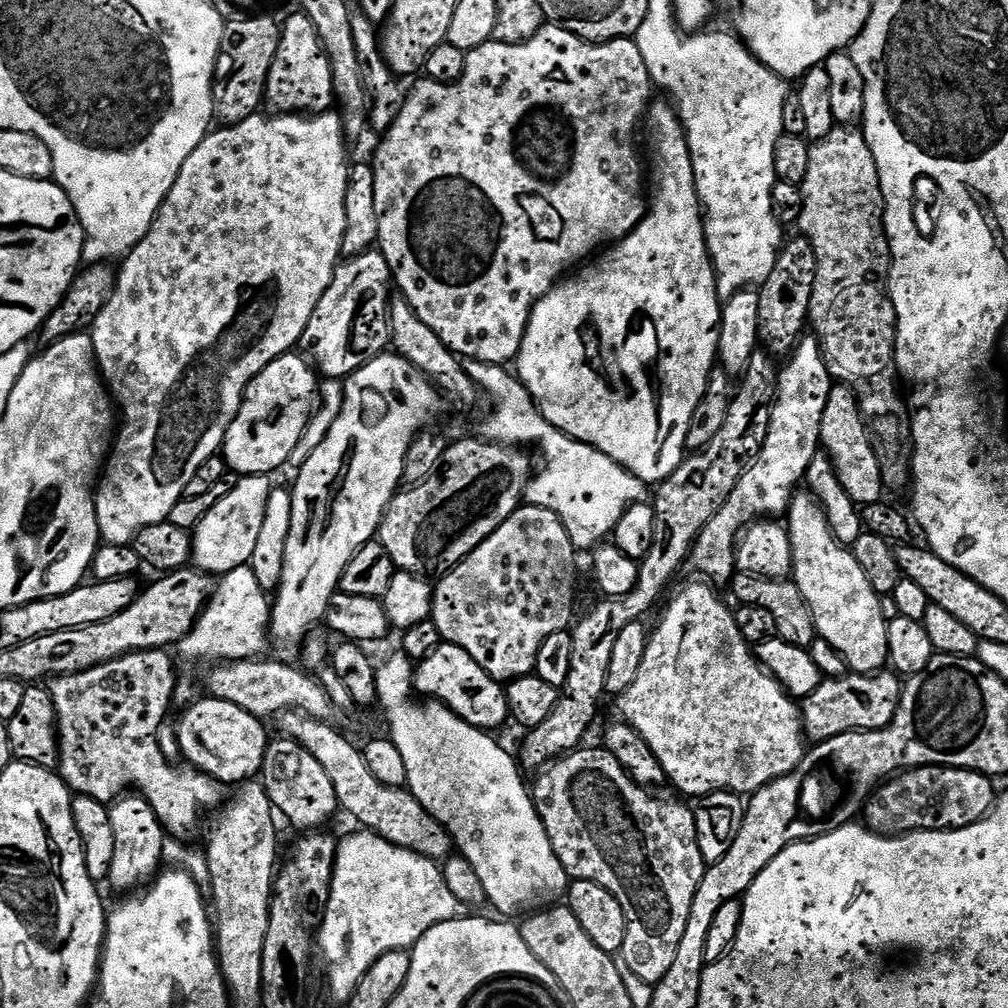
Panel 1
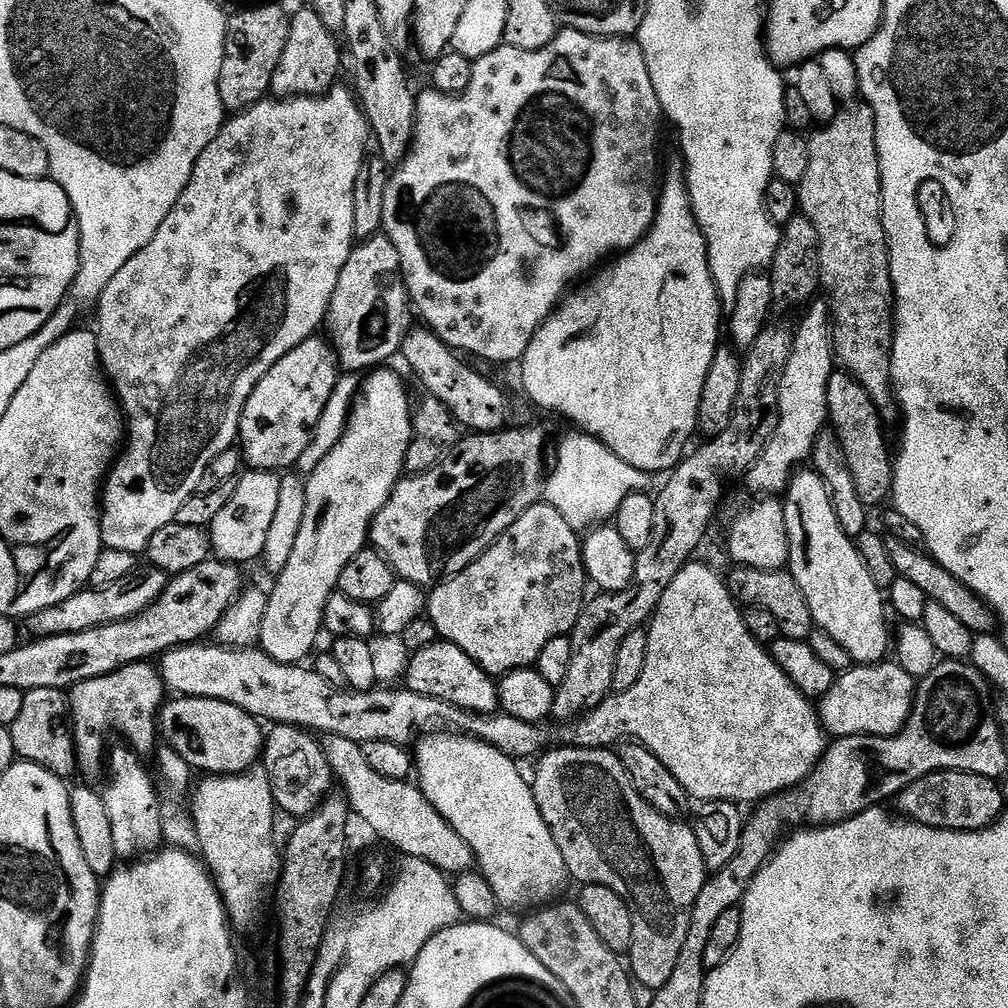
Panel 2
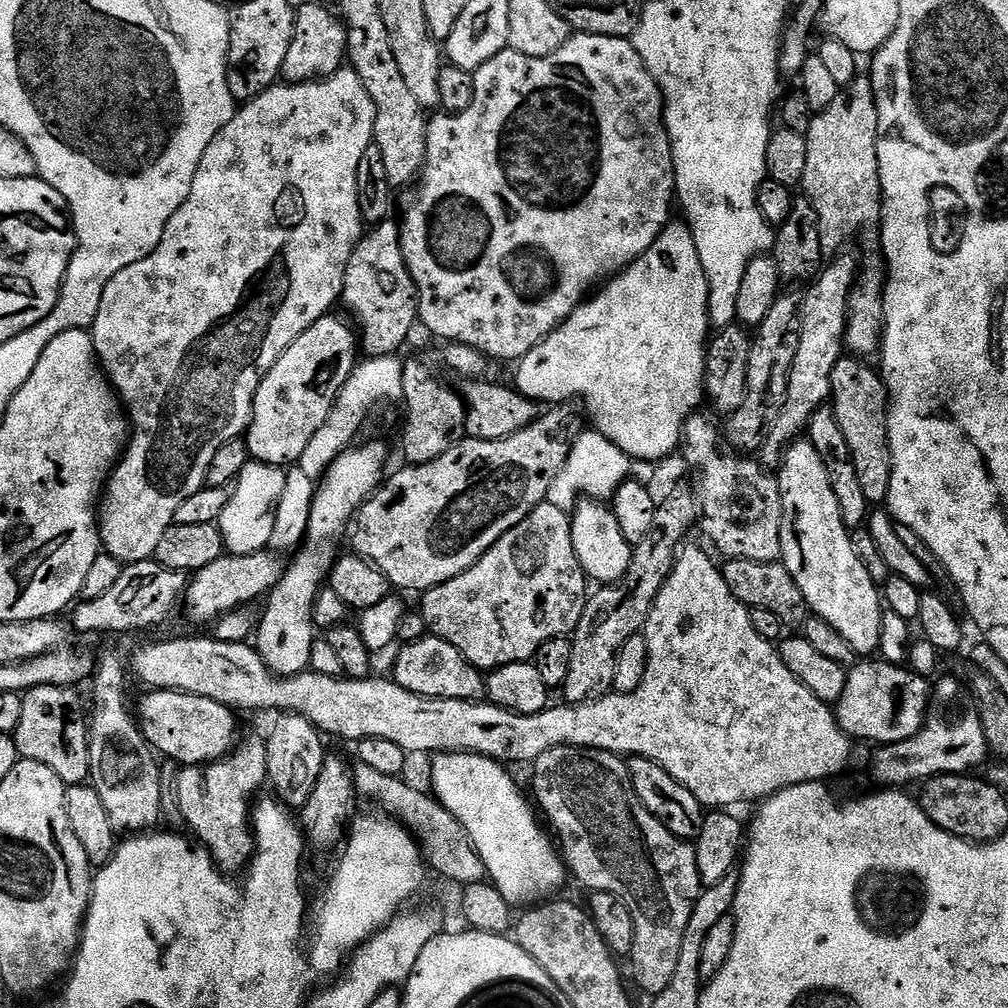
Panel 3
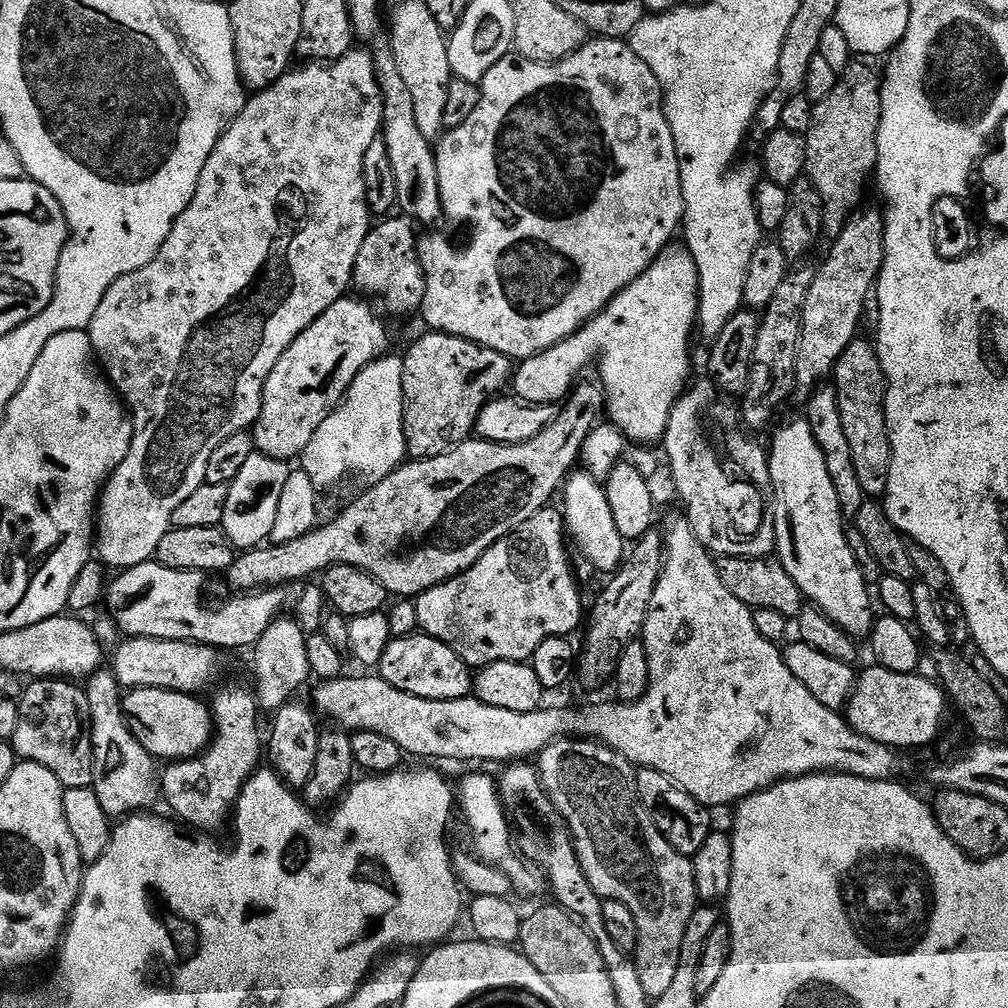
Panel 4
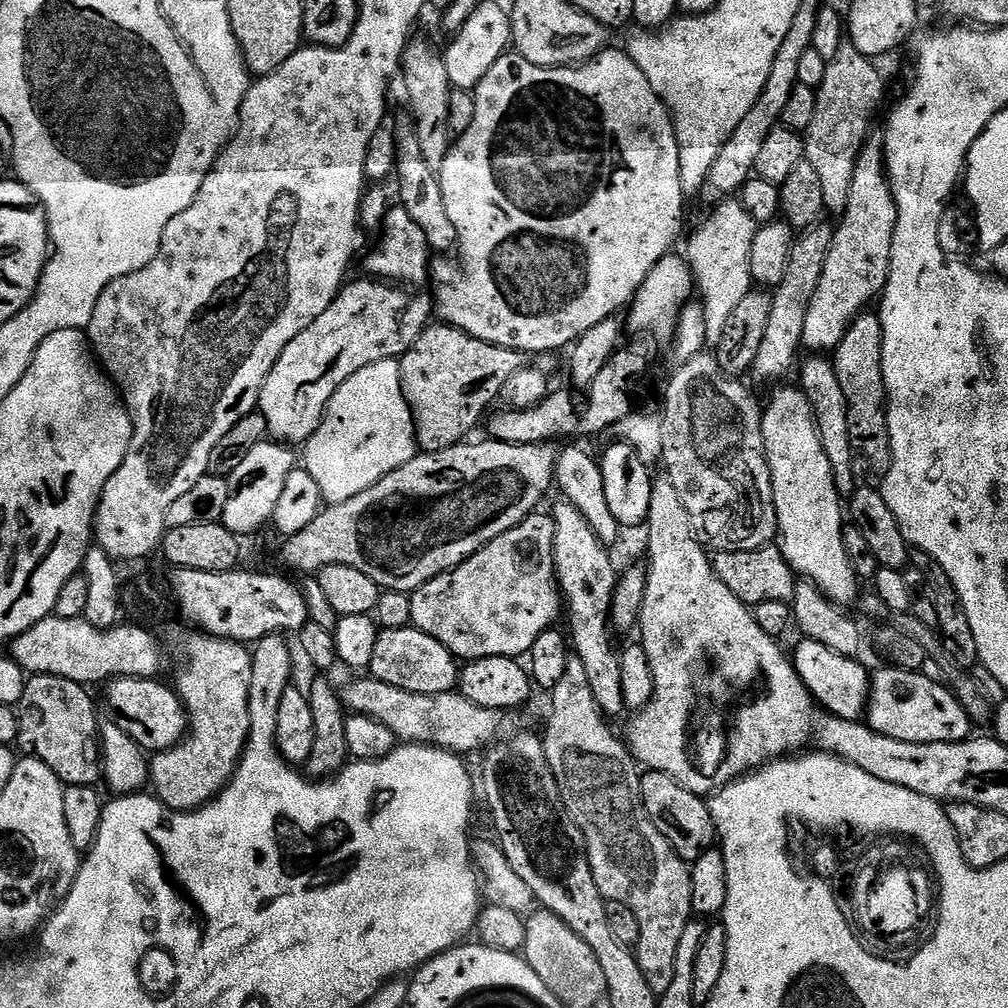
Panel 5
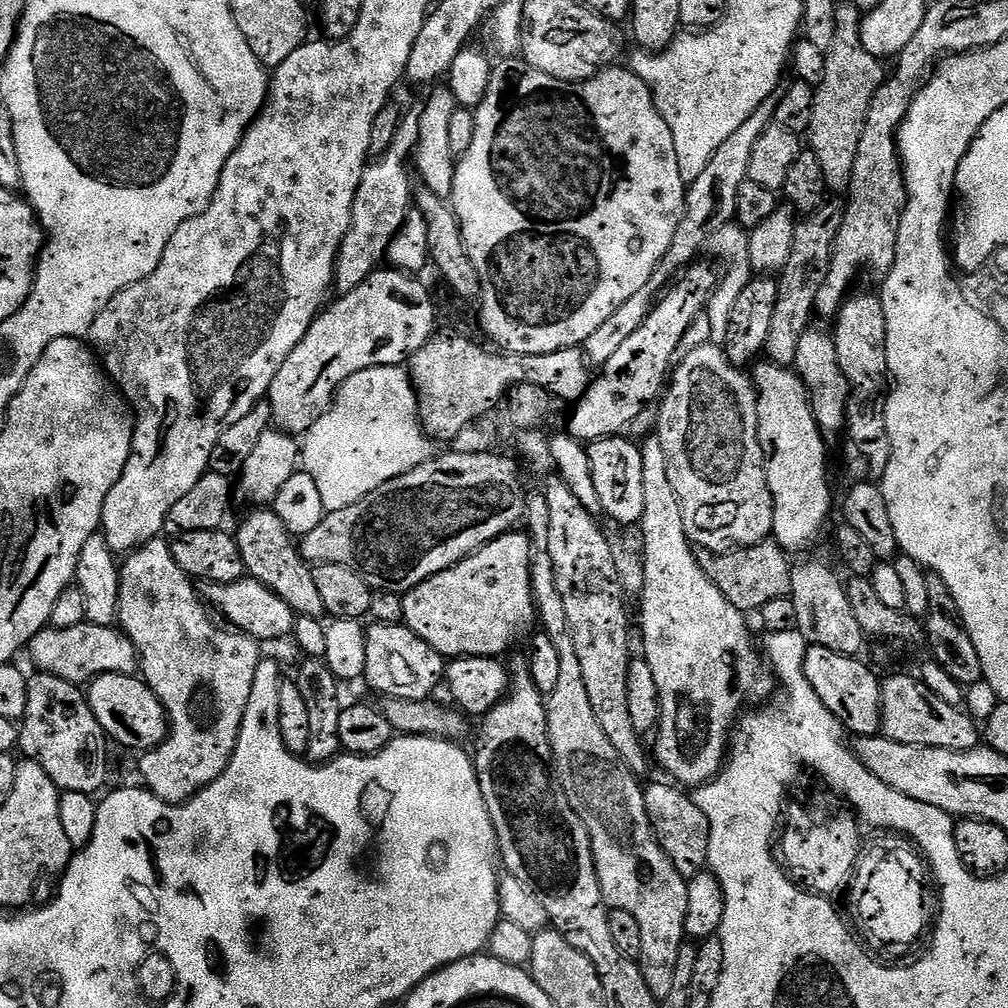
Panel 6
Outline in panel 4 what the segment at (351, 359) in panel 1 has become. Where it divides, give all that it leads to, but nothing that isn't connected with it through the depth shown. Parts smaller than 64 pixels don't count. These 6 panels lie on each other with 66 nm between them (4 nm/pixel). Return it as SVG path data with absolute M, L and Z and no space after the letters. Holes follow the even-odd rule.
M392 214L373 223L366 234L366 242L362 242L362 250L358 250L358 258L354 262L352 284L360 291L357 293L373 301L381 300L396 316L408 316L411 312L419 313L424 306L426 282L420 265L420 256L416 252L417 243L417 225L403 215Z

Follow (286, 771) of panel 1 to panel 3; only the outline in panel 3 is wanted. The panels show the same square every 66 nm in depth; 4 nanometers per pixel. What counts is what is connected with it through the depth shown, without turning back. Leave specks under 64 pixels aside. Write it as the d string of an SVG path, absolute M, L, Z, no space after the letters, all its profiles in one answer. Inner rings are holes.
M280 714L275 718L276 725L273 726L272 733L266 736L268 784L276 791L273 792L275 799L281 804L292 810L300 810L310 798L310 794L314 794L314 786L318 786L318 774L322 774L326 755L325 737L320 729L301 716Z

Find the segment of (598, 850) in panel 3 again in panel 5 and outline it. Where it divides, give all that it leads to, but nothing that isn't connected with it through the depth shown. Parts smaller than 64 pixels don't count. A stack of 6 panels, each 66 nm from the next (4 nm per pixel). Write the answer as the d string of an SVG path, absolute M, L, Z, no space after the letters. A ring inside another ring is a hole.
M569 659L566 674L562 674L558 686L551 688L550 696L552 713L548 716L548 729L542 732L542 739L546 762L550 764L550 770L558 782L560 801L564 803L571 820L582 830L590 870L605 901L622 902L622 906L630 906L631 912L637 916L640 942L635 949L636 961L638 966L642 966L642 974L650 990L654 990L659 998L666 994L666 990L670 990L670 982L674 978L674 961L678 958L678 942L694 918L690 902L692 869L673 850L670 842L658 834L654 822L650 822L640 800L641 773L638 765L627 743L621 737L619 740L608 729L609 721L594 702L594 692L590 690L590 680L586 678L586 670L580 660Z

